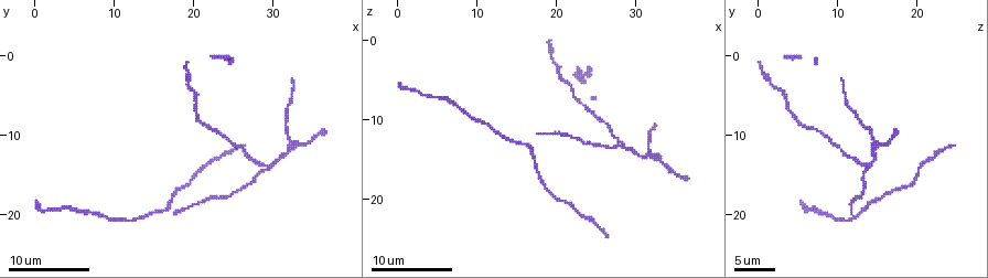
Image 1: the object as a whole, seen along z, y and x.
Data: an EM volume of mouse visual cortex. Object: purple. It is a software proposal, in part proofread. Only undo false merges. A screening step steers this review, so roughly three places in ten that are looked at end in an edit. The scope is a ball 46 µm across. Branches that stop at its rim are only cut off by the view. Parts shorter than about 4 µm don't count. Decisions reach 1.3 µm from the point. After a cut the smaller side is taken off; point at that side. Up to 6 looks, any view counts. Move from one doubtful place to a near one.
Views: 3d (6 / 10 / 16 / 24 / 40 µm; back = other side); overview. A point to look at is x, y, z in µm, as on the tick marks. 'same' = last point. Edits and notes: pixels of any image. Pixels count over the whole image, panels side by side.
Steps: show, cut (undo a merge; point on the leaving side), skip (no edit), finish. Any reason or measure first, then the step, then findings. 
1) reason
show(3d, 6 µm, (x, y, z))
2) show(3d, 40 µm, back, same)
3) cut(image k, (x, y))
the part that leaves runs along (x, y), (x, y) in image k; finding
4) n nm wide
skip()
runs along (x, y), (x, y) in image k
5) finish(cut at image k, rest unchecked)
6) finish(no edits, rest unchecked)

show(3d, 10 µm, (16.5, 19.5, 13.0))

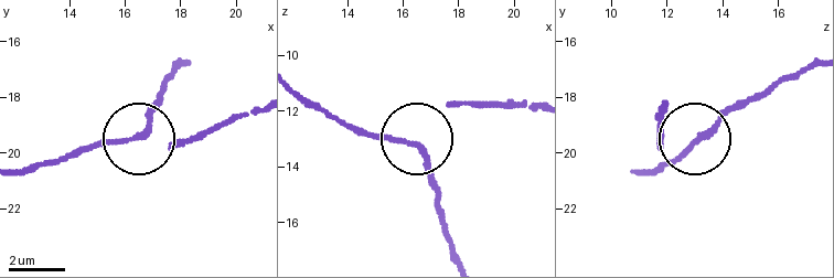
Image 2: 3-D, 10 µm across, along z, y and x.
170 nm wide
skip()
runs along (537, 111), (452, 105), (419, 147), (436, 188) in image 2; continuous, no second neuron

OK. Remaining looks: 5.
three-way junction
show(3d, 6 µm, (29.5, 13.5, 14.0))

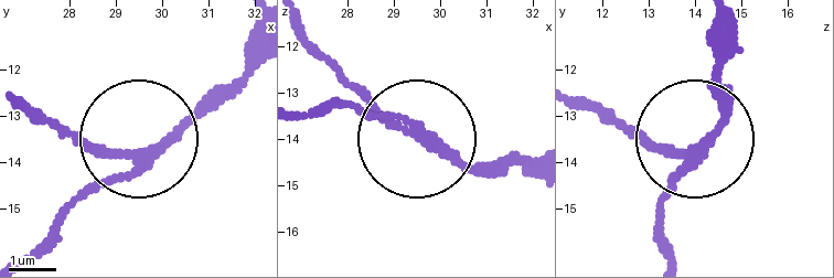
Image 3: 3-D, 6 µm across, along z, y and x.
200 nm wide
skip()
runs along (671, 245), (663, 213), (679, 166), (718, 121), (734, 59) in image 3; continuous, no second neuron

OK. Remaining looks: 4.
finish(no edits, rest unchecked)

